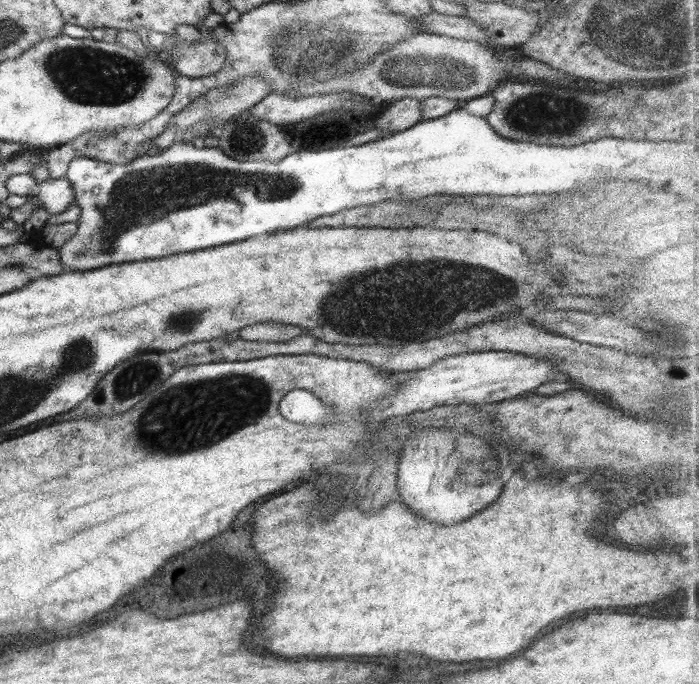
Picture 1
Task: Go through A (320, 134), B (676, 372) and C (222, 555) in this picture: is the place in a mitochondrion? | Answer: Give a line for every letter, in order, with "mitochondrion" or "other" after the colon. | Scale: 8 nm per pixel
A: other
B: other
C: mitochondrion

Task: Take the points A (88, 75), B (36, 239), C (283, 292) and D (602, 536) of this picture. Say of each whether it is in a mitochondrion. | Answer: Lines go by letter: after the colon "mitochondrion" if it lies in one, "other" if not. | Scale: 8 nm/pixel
A: mitochondrion
B: other
C: other
D: other

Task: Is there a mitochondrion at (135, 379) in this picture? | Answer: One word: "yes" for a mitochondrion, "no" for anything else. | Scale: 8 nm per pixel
yes

